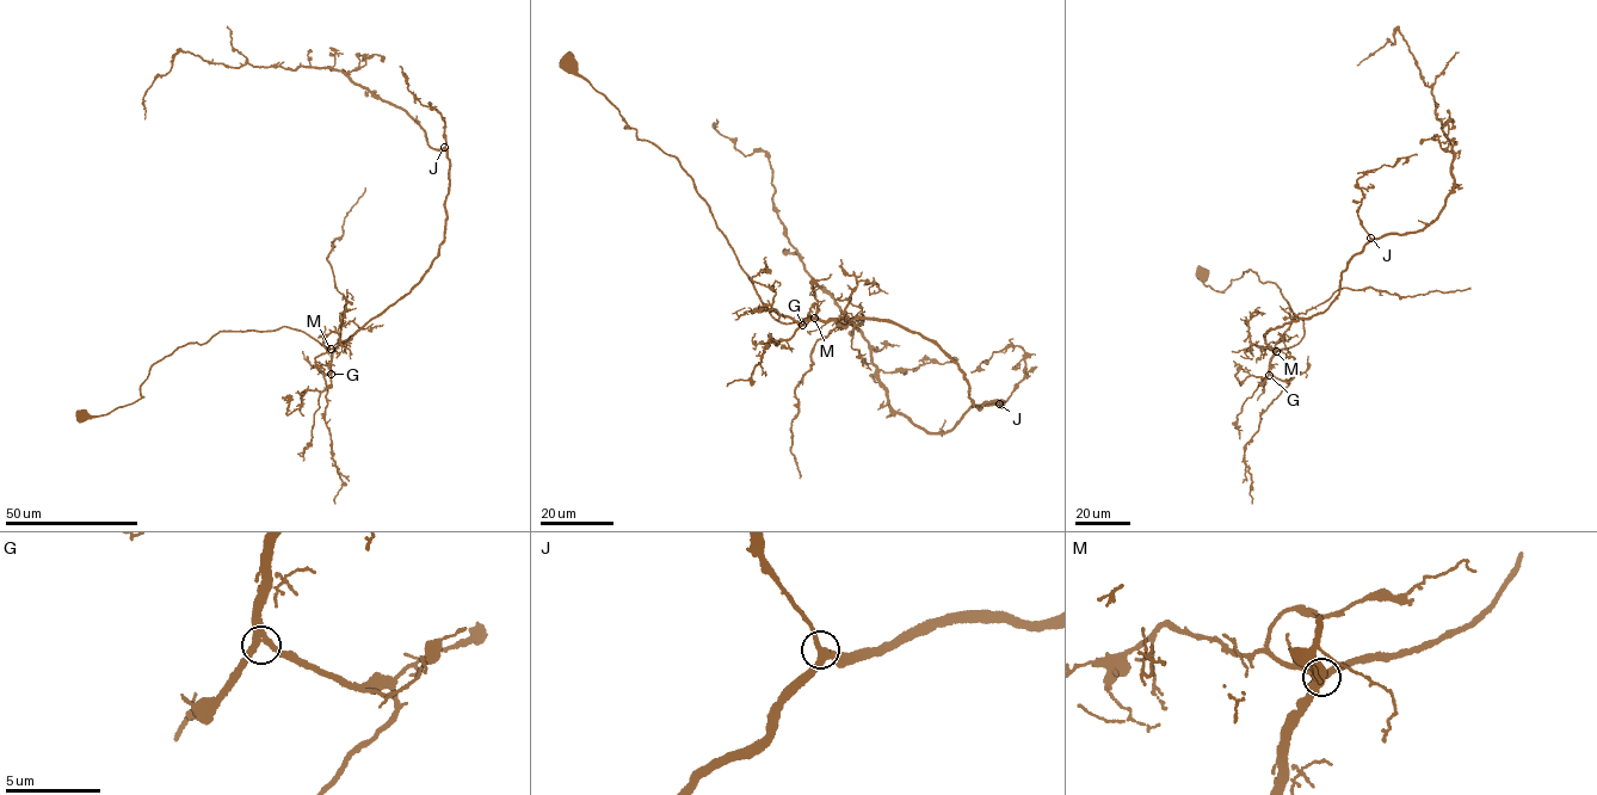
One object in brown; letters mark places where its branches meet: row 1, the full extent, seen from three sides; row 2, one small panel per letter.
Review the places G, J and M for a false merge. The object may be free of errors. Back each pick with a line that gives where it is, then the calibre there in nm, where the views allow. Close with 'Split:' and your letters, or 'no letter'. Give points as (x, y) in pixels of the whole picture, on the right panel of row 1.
Split: no letter

